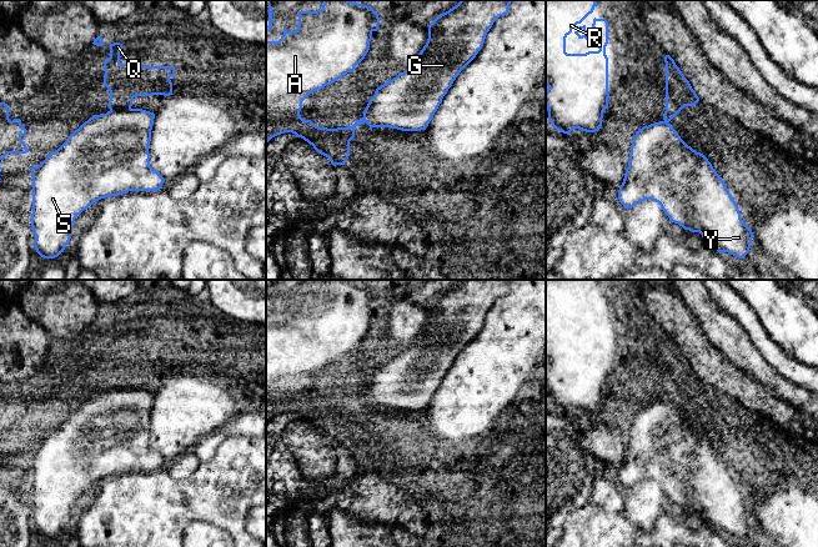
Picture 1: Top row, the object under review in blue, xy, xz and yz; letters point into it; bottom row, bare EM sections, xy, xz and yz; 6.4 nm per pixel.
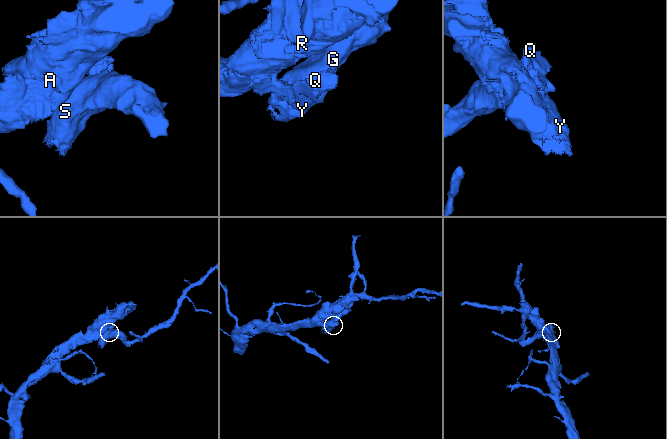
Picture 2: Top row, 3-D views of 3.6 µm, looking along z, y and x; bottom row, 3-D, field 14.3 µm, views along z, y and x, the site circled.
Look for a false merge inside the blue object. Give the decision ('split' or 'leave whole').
split

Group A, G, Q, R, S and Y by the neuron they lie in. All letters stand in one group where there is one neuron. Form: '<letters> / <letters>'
A Q R / G S Y

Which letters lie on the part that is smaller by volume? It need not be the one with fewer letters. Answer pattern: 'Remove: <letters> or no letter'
Remove: G, S, Y

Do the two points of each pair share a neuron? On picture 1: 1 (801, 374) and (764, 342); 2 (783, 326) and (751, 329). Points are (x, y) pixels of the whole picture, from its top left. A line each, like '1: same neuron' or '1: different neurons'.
1: same neuron
2: different neurons

